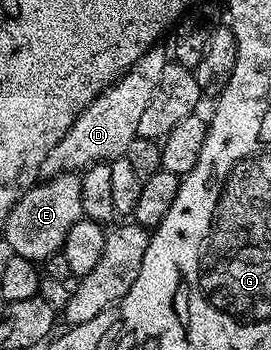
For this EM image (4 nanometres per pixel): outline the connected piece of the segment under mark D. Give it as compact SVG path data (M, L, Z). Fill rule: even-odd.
M154 46L144 52L120 78L102 90L82 112L74 118L73 124L67 130L64 138L51 148L51 154L41 167L46 177L56 176L59 172L80 173L92 164L112 162L124 157L125 151L131 142L137 139L139 130L139 117L143 110L147 110L147 102L157 89L159 77L163 75L163 66L167 62L167 52L161 46Z

